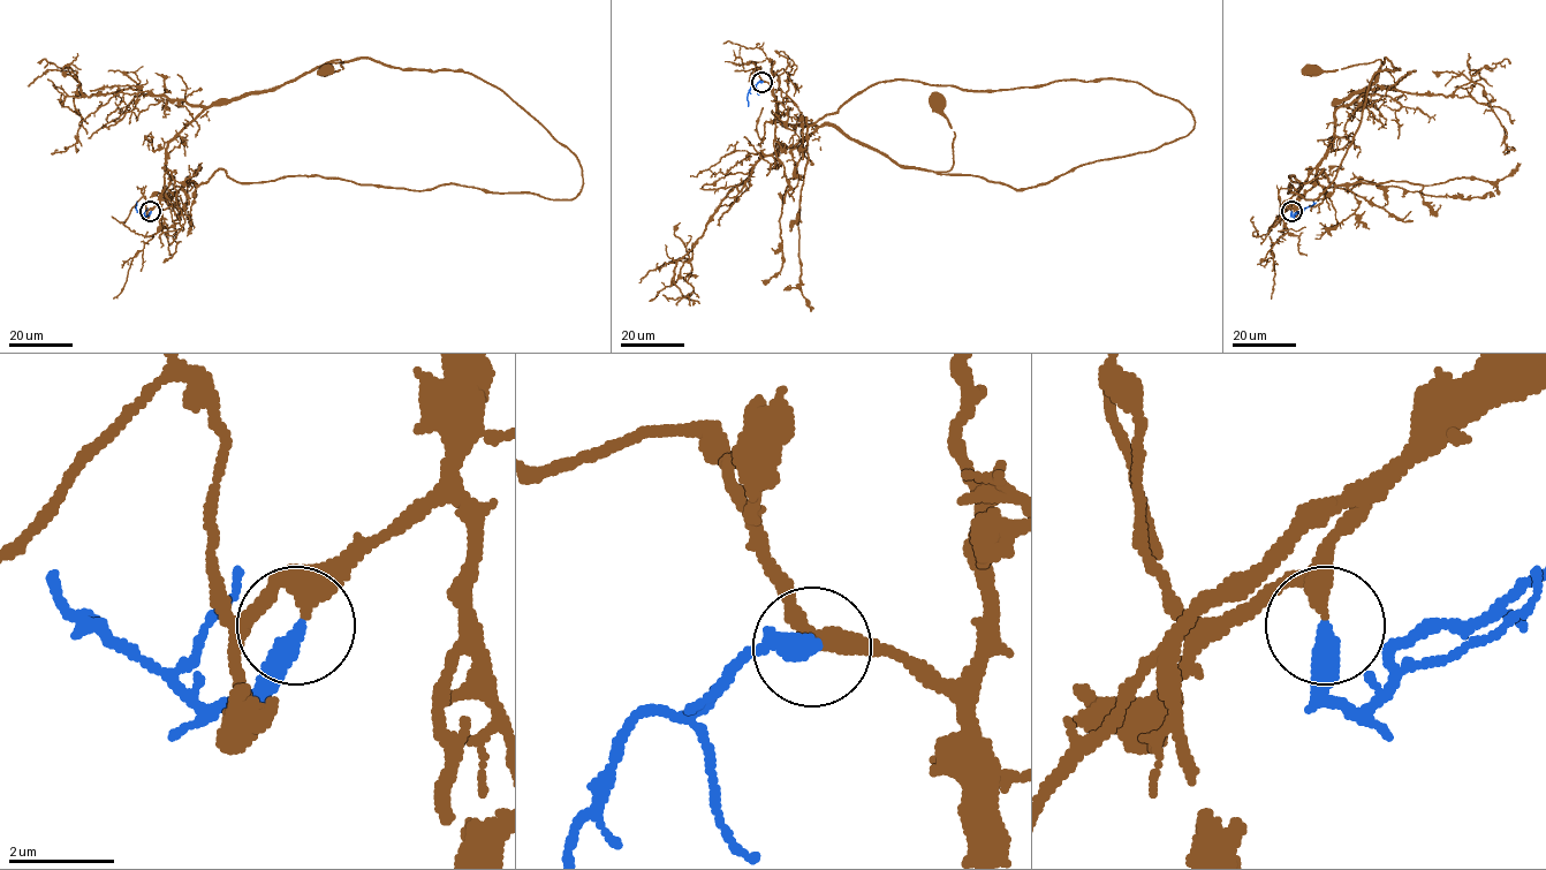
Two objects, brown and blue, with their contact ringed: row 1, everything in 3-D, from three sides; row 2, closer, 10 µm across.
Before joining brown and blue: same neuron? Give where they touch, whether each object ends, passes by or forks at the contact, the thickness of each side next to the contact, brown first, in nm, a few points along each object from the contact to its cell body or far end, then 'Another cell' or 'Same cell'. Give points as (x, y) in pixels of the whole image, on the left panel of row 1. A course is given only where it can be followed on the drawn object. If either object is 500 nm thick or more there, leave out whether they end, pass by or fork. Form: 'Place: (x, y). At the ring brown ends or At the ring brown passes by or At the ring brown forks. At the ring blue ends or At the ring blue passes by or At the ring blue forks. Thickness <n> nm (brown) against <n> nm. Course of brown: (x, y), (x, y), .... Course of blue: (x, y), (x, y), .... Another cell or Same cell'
Place: (150, 211). At the ring brown passes by. At the ring blue ends. Thickness 300 nm (brown) against 380 nm. Course of brown: (151, 211), (164, 188), (166, 145), (207, 107), (278, 89), (330, 61), (341, 61), (342, 68), (324, 70). Course of blue: (150, 211), (145, 217), (136, 209), (136, 203). Same cell

